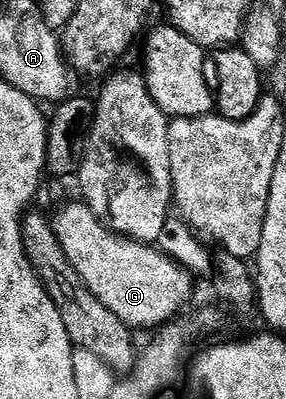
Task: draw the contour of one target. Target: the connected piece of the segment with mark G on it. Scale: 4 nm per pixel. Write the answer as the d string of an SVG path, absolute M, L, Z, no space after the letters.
M77 202L52 215L52 226L64 257L72 263L72 269L80 273L80 281L92 289L100 305L116 313L116 317L131 329L157 329L169 323L189 301L194 291L195 276L157 246L110 231L94 216L88 204Z

